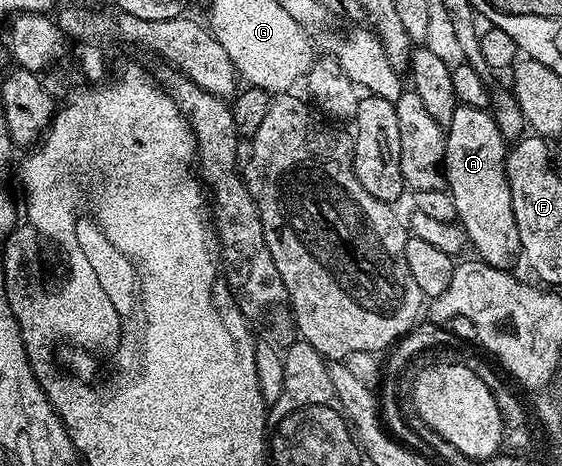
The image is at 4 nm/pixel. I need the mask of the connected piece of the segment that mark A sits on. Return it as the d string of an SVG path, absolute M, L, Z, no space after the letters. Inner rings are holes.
M457 104L454 115L446 127L446 189L451 193L456 208L455 220L468 236L468 245L476 248L475 256L484 261L491 269L513 268L516 257L521 256L518 223L514 219L512 196L508 186L508 174L504 171L506 160L506 140L496 126L493 114L488 109L479 109L470 105Z

